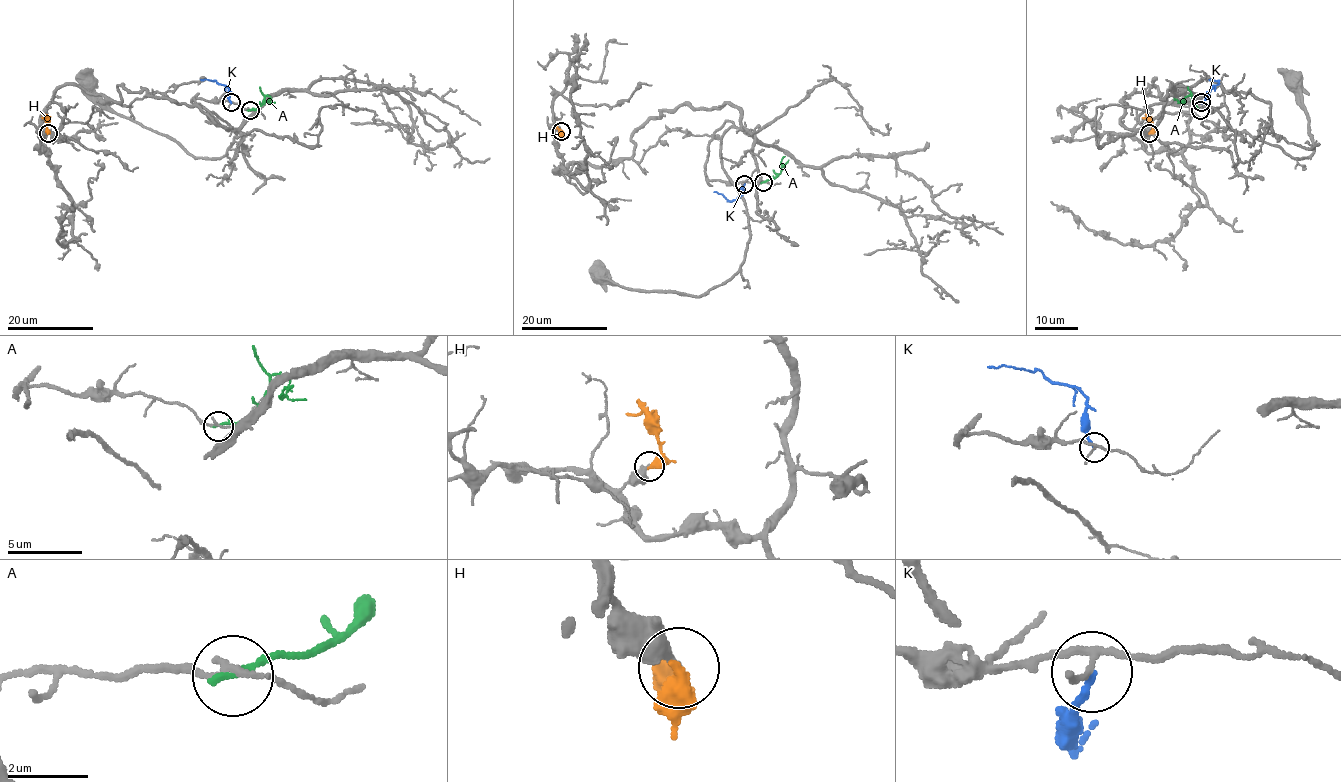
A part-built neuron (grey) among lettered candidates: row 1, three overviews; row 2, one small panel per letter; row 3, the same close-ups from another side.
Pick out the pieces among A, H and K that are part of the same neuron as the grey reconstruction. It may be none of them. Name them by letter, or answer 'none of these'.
none of these

